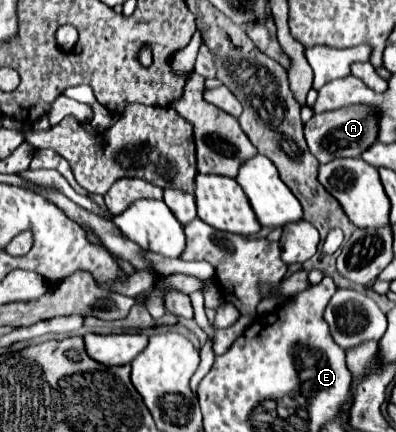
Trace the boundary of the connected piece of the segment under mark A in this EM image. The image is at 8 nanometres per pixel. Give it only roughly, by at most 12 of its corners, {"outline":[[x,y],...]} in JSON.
{"outline":[[371,104],[313,114],[307,146],[321,164],[377,142]]}

